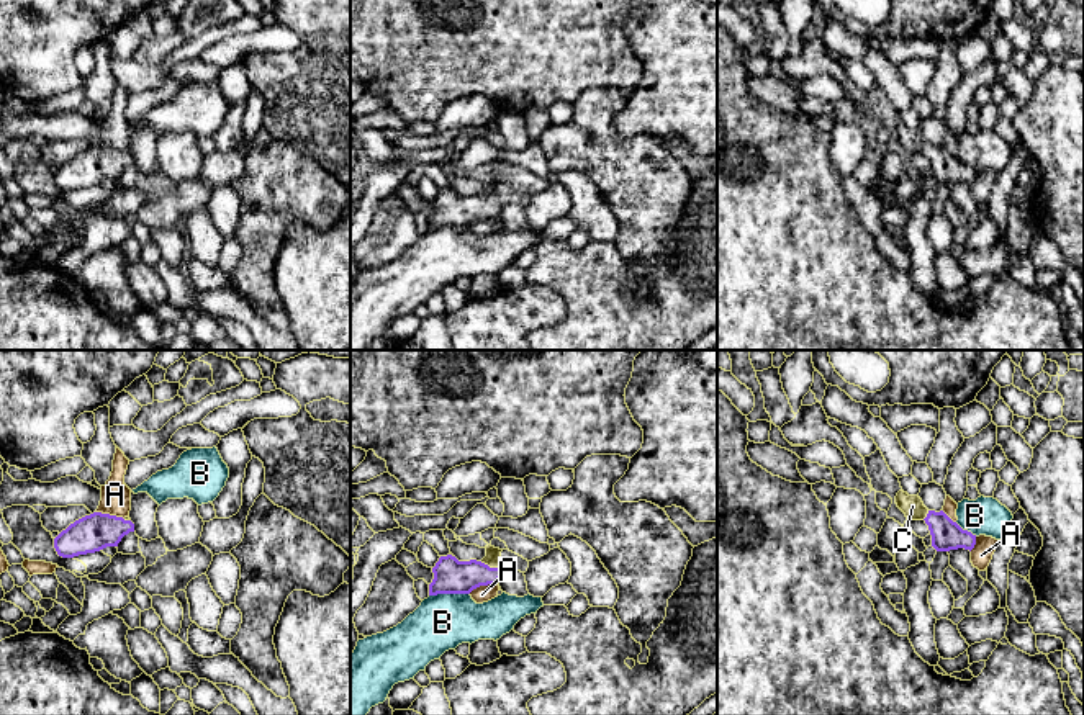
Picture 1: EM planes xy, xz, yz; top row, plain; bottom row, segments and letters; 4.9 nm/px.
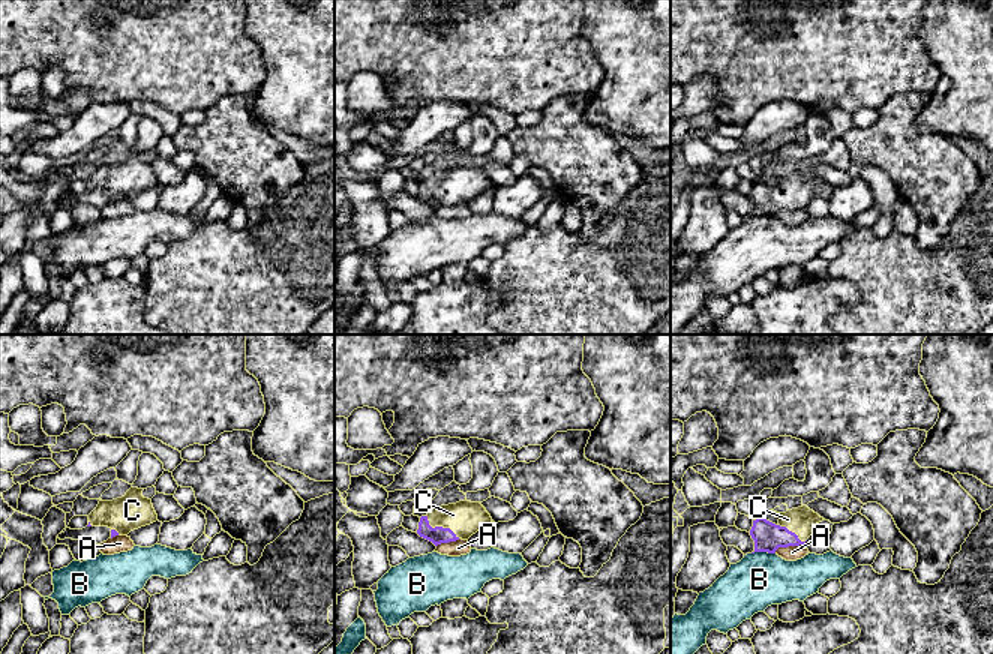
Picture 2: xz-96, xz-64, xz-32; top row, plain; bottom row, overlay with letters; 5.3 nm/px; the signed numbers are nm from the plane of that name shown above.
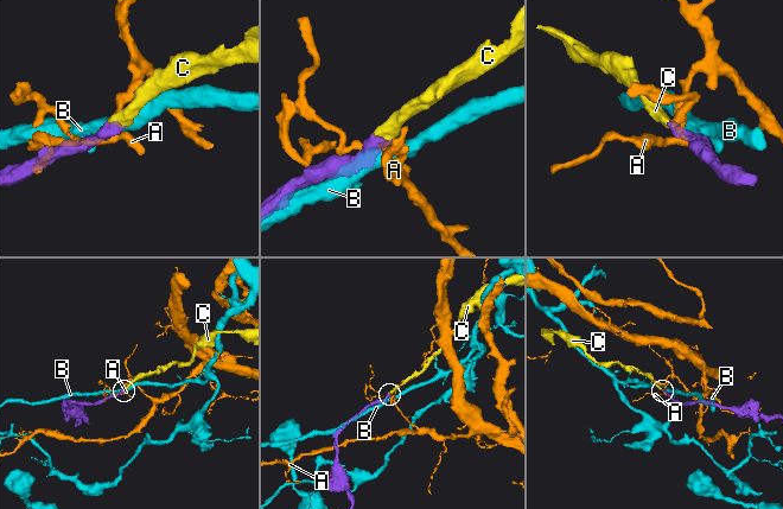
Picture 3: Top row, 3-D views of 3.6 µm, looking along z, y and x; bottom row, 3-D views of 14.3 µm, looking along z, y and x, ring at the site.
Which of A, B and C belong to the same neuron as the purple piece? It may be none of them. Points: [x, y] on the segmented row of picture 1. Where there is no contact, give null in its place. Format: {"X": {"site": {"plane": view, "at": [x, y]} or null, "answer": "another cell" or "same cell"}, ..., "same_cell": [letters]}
{"A": {"site": {"plane": "xz", "at": [482, 584]}, "answer": "another cell"}, "B": {"site": {"plane": "xz", "at": [449, 593]}, "answer": "another cell"}, "C": {"site": {"plane": "xz", "at": [488, 566]}, "answer": "same cell"}, "same_cell": ["C"]}

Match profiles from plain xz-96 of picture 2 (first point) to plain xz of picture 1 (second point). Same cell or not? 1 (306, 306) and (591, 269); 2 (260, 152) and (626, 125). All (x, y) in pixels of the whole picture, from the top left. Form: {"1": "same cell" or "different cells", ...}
{"1": "same cell", "2": "different cells"}

